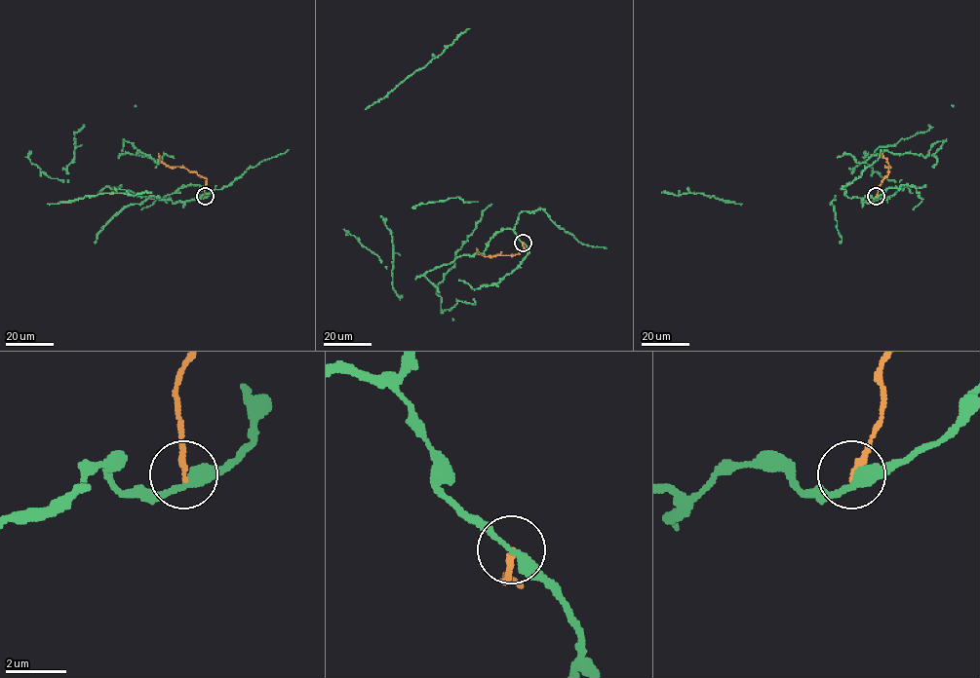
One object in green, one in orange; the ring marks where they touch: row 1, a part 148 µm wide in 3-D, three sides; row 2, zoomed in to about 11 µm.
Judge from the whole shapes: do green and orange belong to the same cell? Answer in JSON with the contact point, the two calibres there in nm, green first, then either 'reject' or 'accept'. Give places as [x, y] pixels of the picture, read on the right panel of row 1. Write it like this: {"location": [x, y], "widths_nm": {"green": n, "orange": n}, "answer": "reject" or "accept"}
{"location": [876, 196], "widths_nm": {"green": 360, "orange": 180}, "answer": "reject"}

